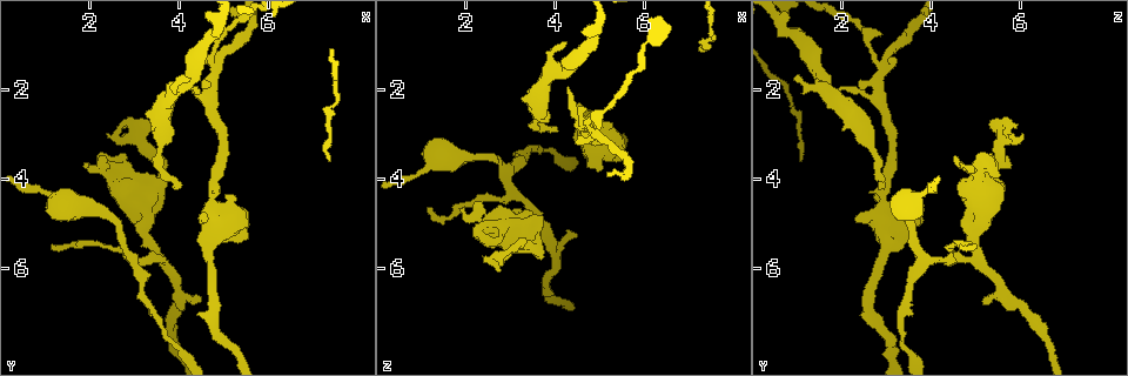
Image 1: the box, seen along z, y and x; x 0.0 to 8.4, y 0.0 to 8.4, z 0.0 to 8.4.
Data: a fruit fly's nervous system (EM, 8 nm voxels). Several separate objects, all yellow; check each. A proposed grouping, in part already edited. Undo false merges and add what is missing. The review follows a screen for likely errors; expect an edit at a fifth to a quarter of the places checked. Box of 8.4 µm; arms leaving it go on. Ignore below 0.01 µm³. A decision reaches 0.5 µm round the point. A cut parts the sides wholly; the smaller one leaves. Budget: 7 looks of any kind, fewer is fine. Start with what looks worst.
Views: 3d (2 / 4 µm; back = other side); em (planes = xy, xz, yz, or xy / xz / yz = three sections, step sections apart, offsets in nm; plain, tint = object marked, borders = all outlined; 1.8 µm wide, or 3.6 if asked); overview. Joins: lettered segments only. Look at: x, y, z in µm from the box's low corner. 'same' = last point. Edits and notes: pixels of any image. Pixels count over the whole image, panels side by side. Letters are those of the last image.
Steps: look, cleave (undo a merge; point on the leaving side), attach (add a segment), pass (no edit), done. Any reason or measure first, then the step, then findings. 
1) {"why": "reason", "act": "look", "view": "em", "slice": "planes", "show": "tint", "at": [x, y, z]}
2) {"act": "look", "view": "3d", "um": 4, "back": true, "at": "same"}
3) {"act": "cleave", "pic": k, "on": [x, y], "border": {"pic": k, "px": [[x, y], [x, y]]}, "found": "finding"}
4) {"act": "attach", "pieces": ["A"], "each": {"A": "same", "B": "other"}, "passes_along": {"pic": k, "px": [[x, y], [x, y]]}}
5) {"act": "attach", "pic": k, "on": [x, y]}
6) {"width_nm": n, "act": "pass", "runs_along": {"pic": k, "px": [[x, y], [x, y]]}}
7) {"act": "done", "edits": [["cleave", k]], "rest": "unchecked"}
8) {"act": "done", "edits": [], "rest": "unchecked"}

{"act": "look", "view": "em", "um": 3.6, "slice": "planes", "show": "borders", "at": [4.20, 1.80, 1.00]}

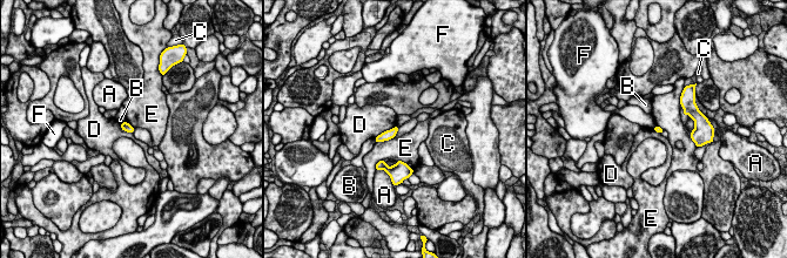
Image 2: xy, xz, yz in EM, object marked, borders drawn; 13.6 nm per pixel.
{"longest_contact_nm": ["D", 360], "act": "pass", "each": {"A": "other", "B": "other", "C": "other", "D": "other", "E": "other", "F": "other"}, "border": {"pic": 2, "px": [[397, 126], [382, 131], [375, 138]]}, "found": "none of them fits"}

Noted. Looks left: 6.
{"why": "free end", "act": "look", "view": "em", "slice": "planes", "show": "borders", "at": [3.30, 2.80, 5.25]}

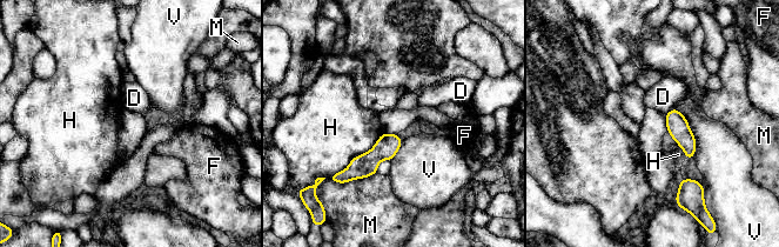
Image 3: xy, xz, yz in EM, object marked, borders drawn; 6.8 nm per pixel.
{"act": "pass", "each": {"D": "other", "F": "other", "H": "other", "M": "other", "V": "other"}, "border": {"pic": 3, "px": [[383, 132], [369, 149], [330, 177]]}, "found": "none of them fits"}

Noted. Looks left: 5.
{"why": "two arms in line, one across", "act": "look", "view": "em", "slice": "planes", "show": "plain", "at": [4.75, 1.65, 2.90]}

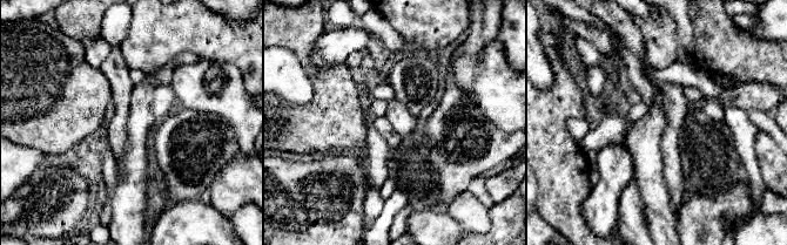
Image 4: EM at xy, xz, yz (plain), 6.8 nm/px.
{"act": "look", "view": "em", "slice": "planes", "show": "borders", "at": "same"}

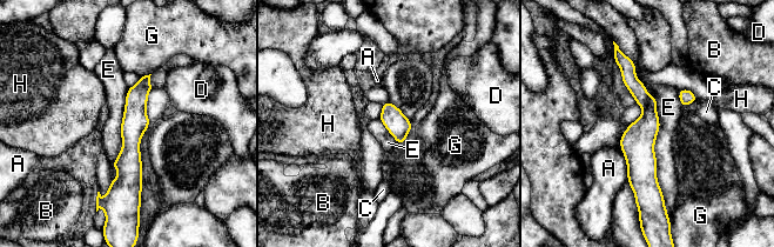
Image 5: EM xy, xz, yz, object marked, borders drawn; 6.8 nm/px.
{"longest_contact_nm": ["E", 850], "act": "cleave", "pic": 5, "on": [635, 87], "each": {"A": "other", "B": "other", "C": "other", "D": "other", "E": "other", "G": "other", "H": "other"}, "border": {"pic": 5, "px": [[648, 95], [646, 106], [643, 109]]}, "found": "a second neuron is stuck on"}

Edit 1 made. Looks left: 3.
{"act": "done", "edits": [["cleave", 5]], "rest": "unchecked"}

